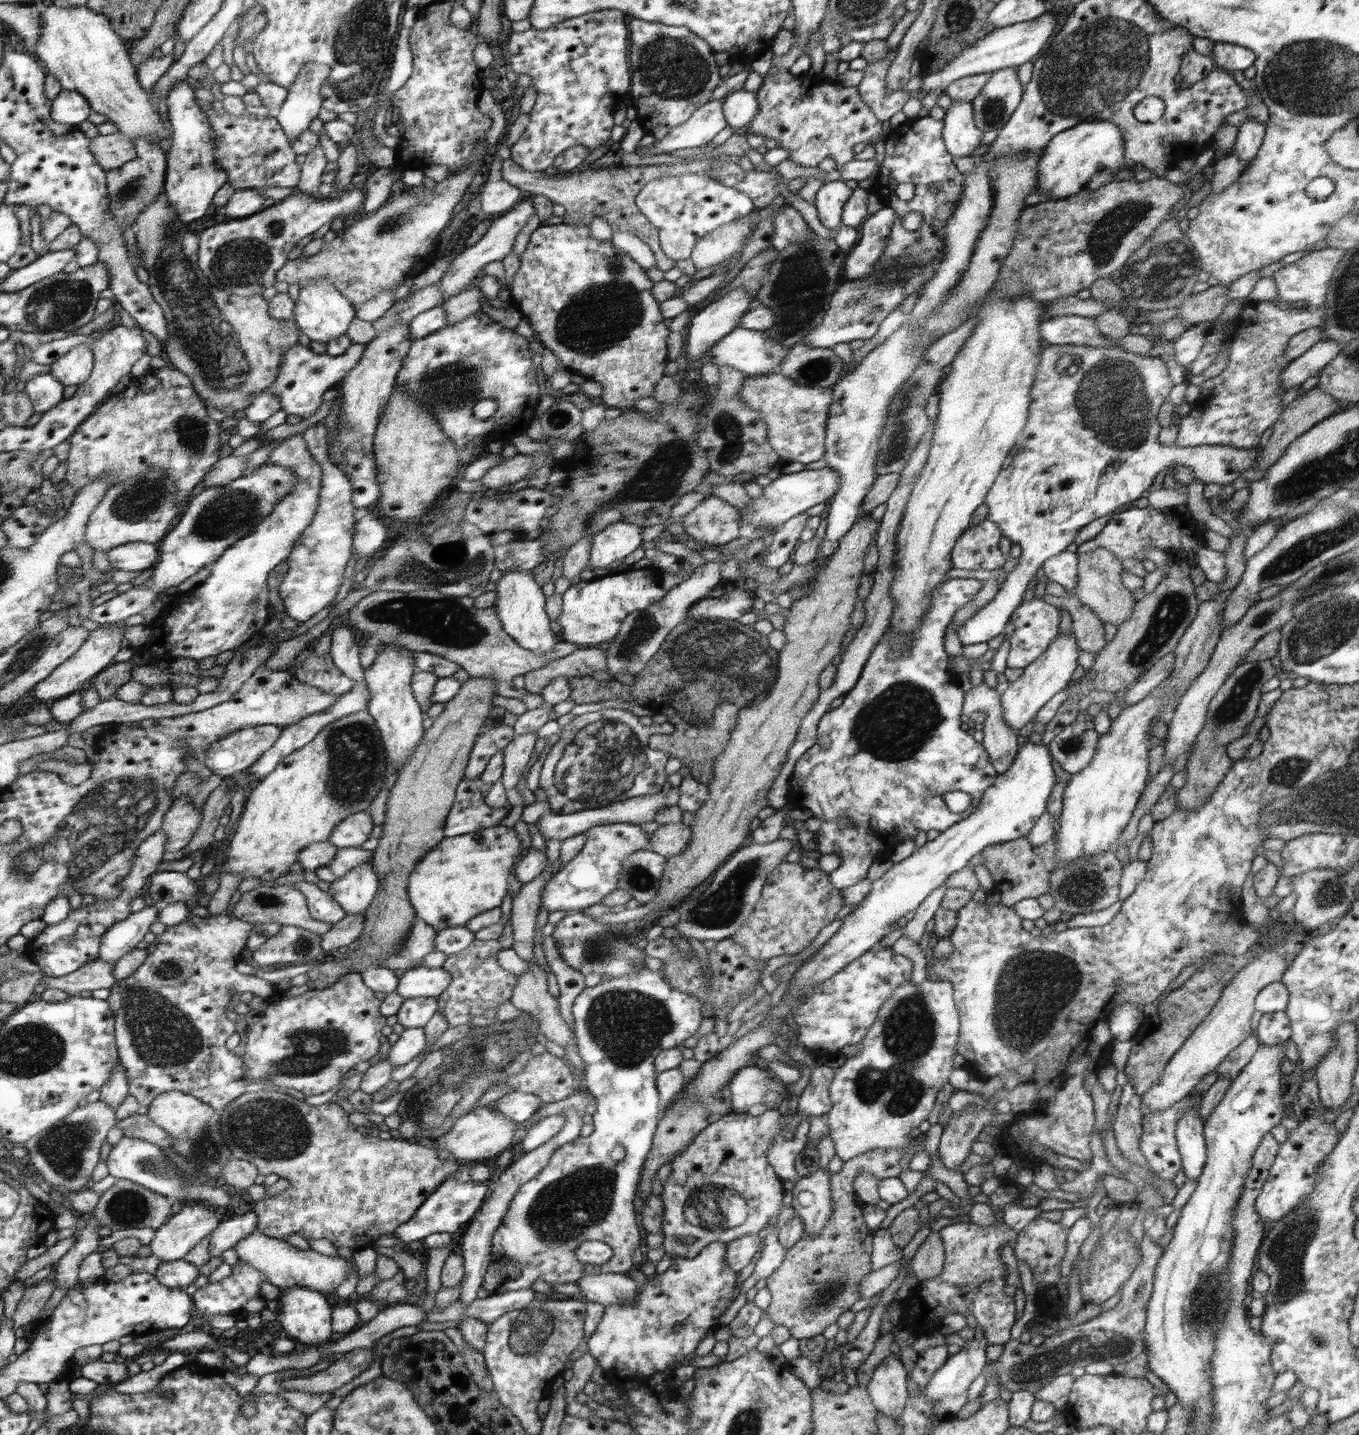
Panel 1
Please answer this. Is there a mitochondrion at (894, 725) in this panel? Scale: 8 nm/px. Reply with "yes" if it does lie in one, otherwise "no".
yes

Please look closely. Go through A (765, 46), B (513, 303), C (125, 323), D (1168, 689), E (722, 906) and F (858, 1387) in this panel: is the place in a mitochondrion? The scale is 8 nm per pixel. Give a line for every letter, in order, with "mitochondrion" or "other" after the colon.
A: other
B: other
C: other
D: other
E: mitochondrion
F: other

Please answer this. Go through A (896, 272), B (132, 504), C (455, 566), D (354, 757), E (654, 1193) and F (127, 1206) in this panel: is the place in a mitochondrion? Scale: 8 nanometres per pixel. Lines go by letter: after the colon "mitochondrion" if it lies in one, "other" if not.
A: mitochondrion
B: mitochondrion
C: mitochondrion
D: mitochondrion
E: other
F: mitochondrion

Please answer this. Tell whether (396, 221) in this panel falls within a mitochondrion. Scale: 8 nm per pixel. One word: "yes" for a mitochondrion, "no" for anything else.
yes

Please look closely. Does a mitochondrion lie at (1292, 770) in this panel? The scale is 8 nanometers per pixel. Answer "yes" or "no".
yes

